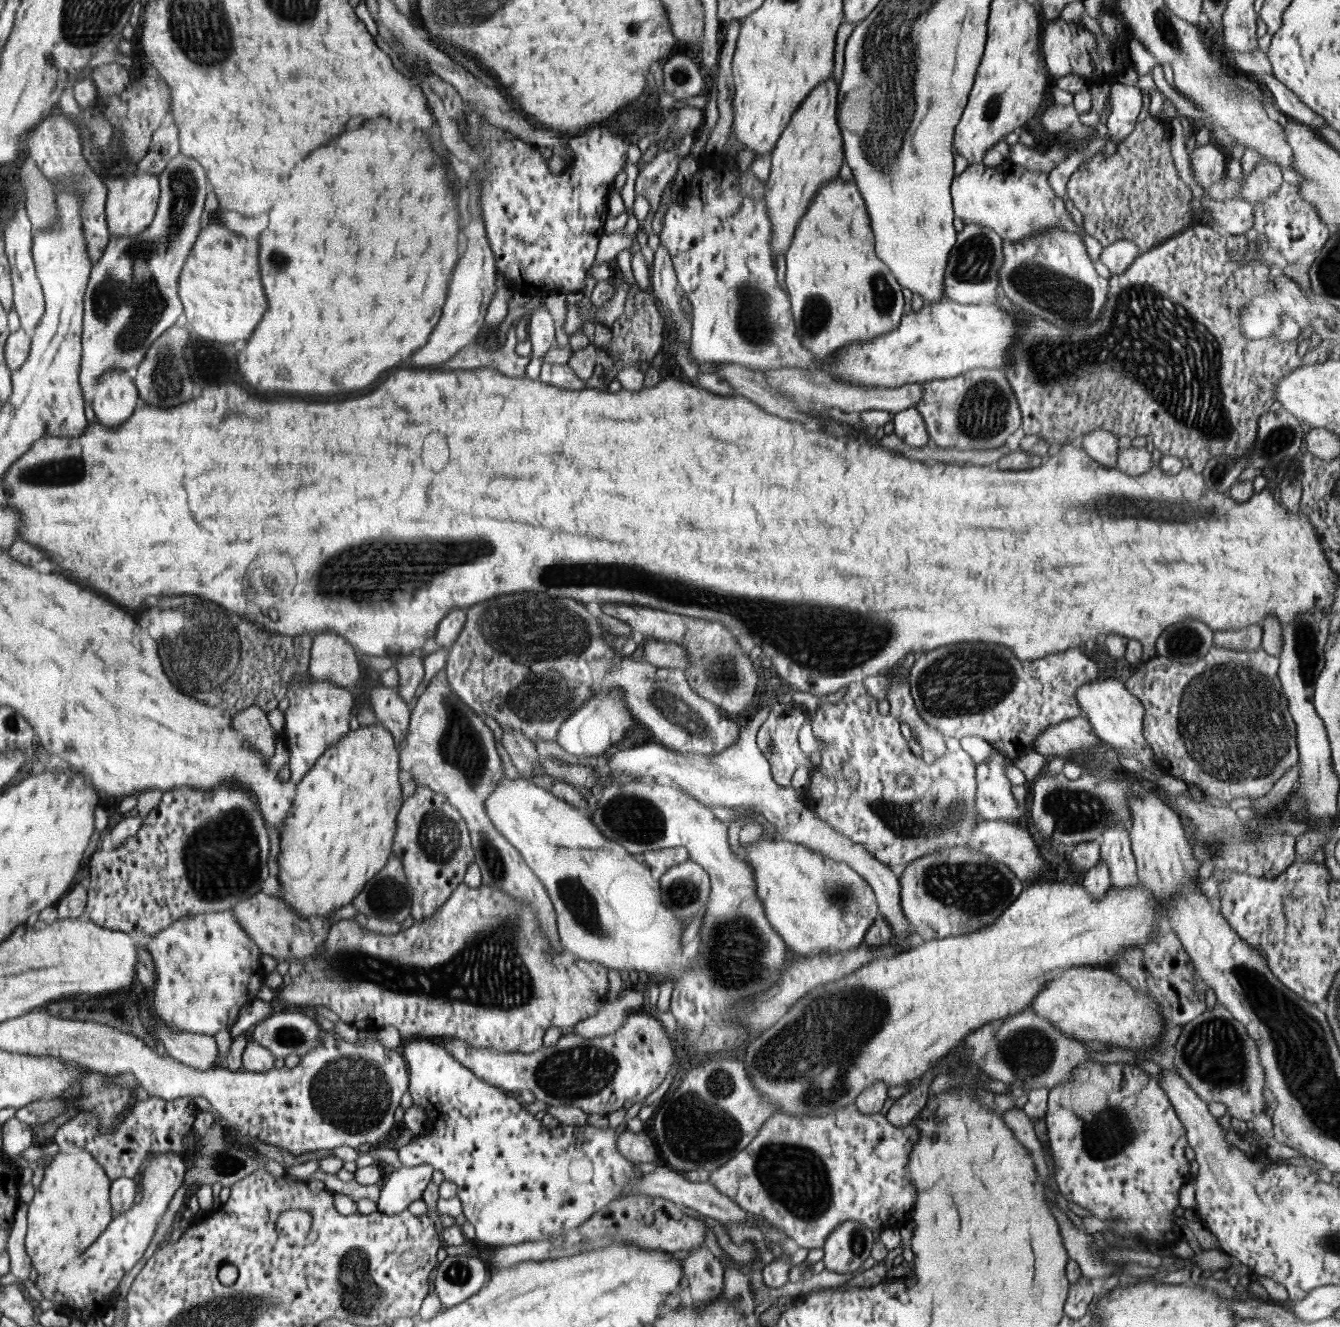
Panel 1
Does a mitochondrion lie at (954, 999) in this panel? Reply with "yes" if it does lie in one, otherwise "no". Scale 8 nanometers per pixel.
no

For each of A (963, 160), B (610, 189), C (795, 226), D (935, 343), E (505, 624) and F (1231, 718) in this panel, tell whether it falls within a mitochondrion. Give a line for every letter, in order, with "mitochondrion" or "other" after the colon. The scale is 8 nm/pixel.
A: other
B: other
C: other
D: other
E: mitochondrion
F: mitochondrion

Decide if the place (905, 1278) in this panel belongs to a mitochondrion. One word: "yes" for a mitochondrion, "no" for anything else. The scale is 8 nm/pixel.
no

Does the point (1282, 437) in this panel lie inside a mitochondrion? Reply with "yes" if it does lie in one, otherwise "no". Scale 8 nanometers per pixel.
yes

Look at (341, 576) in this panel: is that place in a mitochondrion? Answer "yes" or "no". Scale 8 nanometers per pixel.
yes

